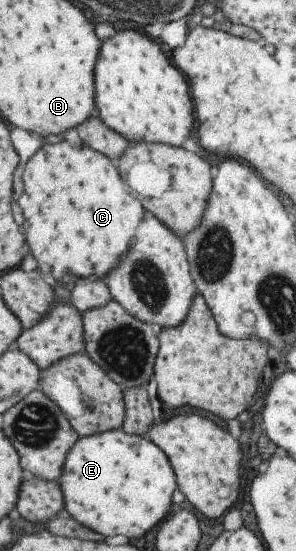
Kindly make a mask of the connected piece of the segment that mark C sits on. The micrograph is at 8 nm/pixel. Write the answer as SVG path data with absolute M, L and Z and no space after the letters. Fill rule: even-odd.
M48 143L30 159L26 171L26 193L20 199L24 209L26 237L32 247L32 255L40 263L40 269L51 281L62 284L75 283L90 279L104 279L120 259L130 251L140 223L146 219L144 207L128 193L128 185L121 174L118 164L106 155L89 148L74 149L70 143Z

